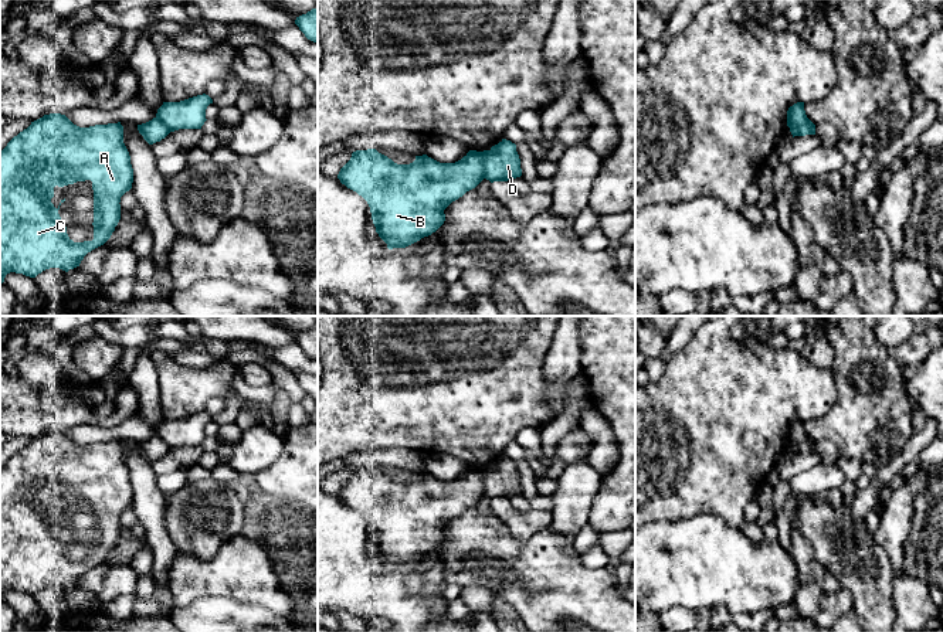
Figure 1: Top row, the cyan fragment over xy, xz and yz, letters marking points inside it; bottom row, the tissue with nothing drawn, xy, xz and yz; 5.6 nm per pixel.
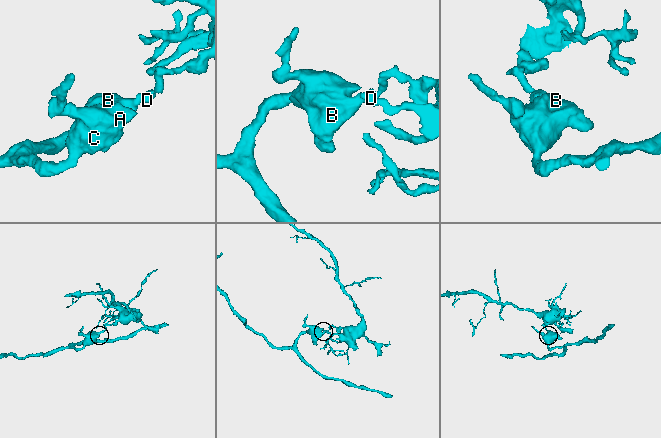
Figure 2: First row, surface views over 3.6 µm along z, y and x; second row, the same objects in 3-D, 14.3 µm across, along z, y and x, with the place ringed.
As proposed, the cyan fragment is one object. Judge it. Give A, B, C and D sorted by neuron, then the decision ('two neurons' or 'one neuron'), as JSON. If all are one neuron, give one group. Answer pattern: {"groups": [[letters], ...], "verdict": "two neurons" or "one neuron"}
{"groups": [["A", "B", "C"], ["D"]], "verdict": "two neurons"}

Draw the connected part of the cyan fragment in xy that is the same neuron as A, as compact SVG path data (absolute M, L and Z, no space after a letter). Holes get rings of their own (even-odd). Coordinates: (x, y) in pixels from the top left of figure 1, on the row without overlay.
M50 431L31 439L0 469L0 602L10 589L35 595L45 587L65 589L104 563L121 537L121 514L132 506L133 486L121 439L79 445L65 432ZM92 499L94 557L74 560L51 520L54 504Z

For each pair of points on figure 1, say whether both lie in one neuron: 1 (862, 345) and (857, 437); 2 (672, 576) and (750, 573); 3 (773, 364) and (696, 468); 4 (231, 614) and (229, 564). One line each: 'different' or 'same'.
1: same
2: same
3: same
4: different

